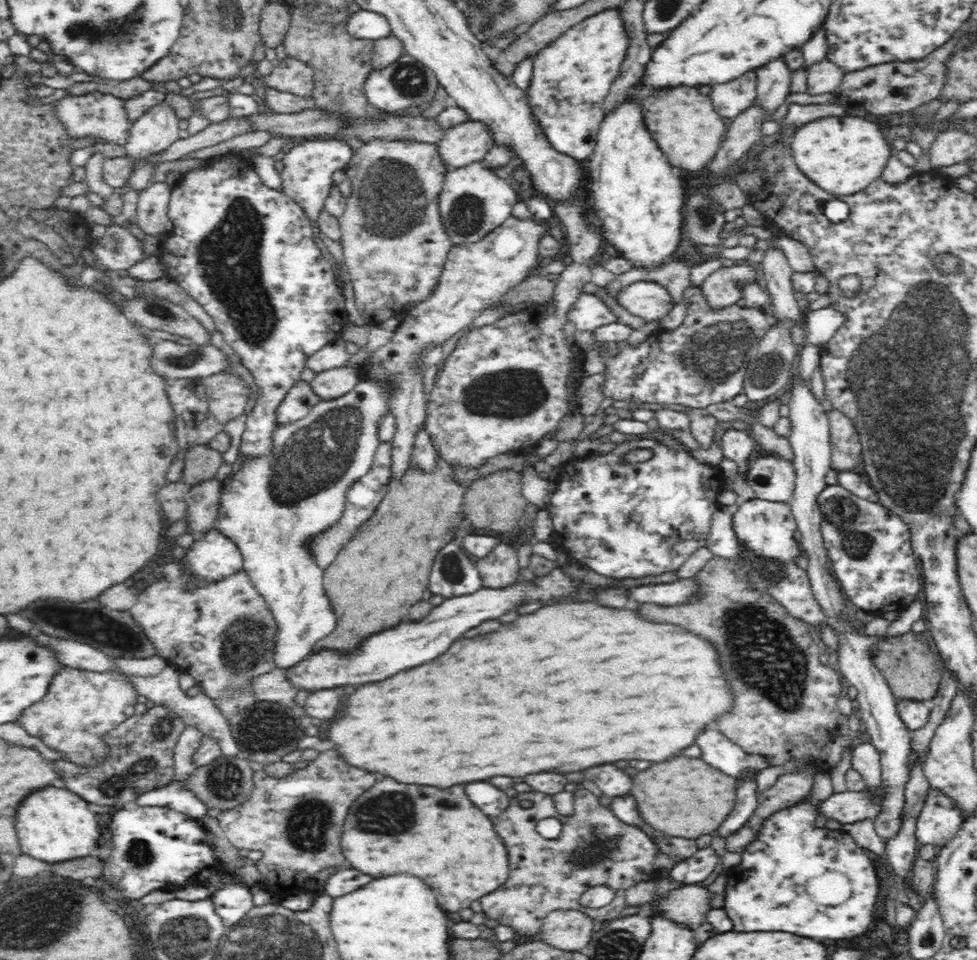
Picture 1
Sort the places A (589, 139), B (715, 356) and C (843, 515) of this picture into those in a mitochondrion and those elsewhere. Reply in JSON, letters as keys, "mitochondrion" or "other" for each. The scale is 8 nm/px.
{"A":"other","B":"mitochondrion","C":"mitochondrion"}

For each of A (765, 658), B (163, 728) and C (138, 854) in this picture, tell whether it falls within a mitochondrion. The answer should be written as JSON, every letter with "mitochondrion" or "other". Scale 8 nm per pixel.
{"A":"mitochondrion","B":"mitochondrion","C":"mitochondrion"}

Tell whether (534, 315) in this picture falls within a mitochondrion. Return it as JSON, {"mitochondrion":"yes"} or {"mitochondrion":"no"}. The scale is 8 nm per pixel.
{"mitochondrion":"no"}

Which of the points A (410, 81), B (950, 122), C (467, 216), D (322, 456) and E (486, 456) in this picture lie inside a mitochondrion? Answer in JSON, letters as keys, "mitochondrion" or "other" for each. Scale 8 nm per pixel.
{"A":"mitochondrion","B":"other","C":"mitochondrion","D":"mitochondrion","E":"other"}

